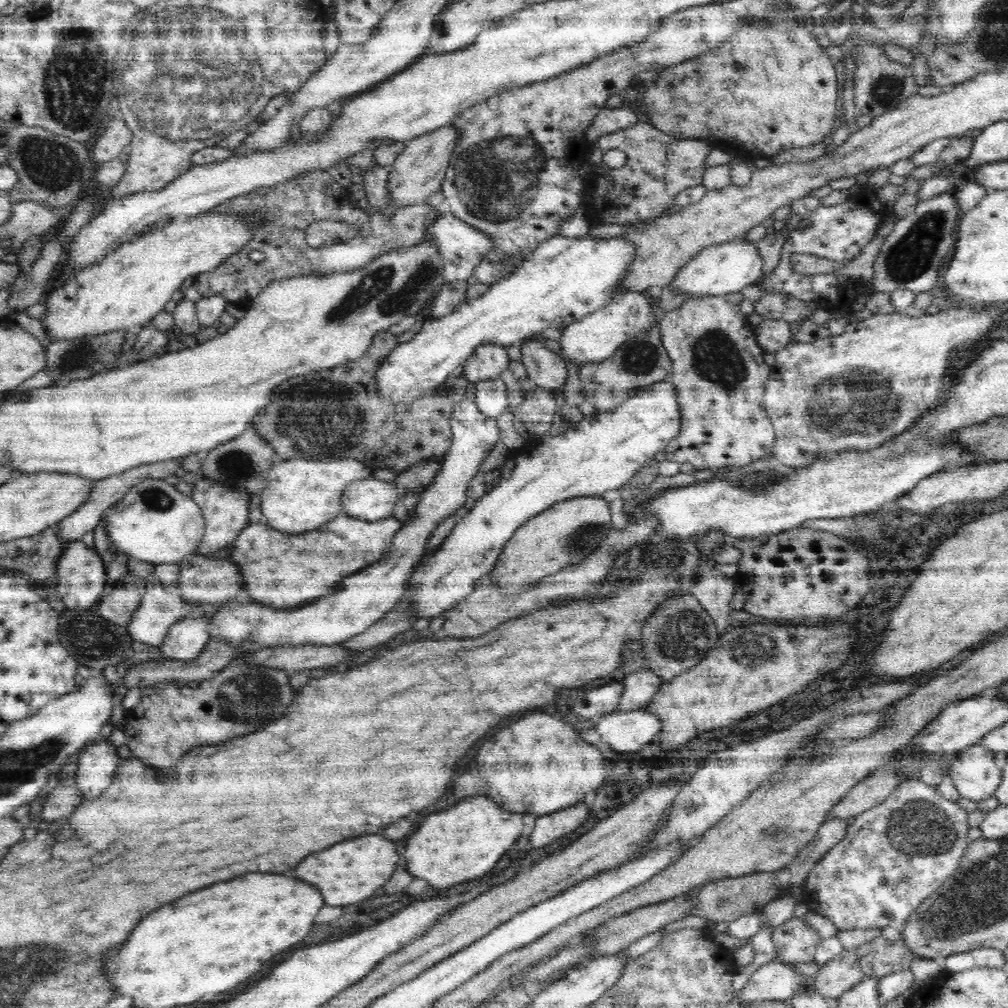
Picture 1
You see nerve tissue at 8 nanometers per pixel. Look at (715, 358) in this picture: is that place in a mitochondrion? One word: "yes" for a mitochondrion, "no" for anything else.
yes

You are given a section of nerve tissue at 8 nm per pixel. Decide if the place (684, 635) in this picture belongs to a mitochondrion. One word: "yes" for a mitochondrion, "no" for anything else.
yes

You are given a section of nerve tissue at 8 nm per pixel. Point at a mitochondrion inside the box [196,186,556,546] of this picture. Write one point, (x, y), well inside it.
(316, 417)

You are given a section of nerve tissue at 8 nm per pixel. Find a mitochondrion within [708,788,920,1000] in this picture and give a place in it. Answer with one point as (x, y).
(775, 832)

